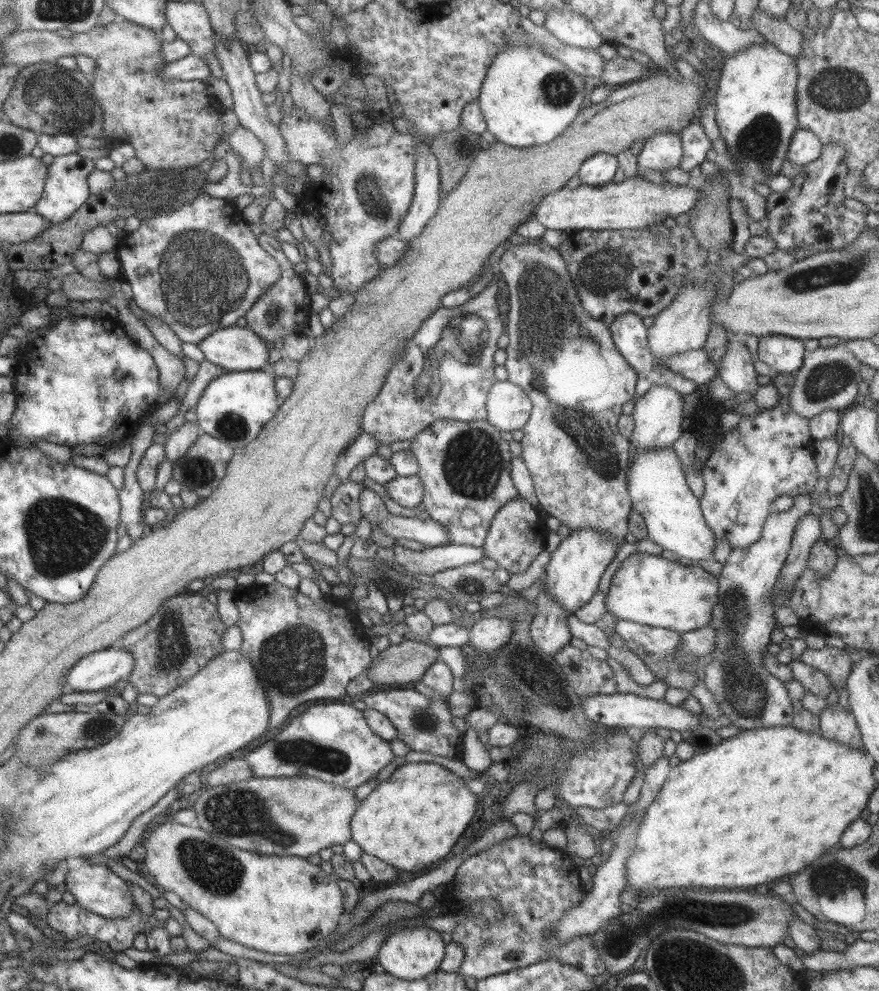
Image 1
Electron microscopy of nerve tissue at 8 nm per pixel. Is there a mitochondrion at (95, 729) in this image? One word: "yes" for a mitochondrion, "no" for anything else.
yes

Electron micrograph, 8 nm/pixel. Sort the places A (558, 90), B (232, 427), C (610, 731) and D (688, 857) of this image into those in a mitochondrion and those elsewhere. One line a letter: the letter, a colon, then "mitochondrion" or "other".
A: mitochondrion
B: mitochondrion
C: other
D: other

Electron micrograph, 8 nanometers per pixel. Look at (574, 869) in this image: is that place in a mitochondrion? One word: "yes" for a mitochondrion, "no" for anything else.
no

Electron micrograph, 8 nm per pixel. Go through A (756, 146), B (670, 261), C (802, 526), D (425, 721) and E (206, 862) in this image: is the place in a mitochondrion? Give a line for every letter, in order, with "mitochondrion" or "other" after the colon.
A: mitochondrion
B: other
C: other
D: mitochondrion
E: mitochondrion

